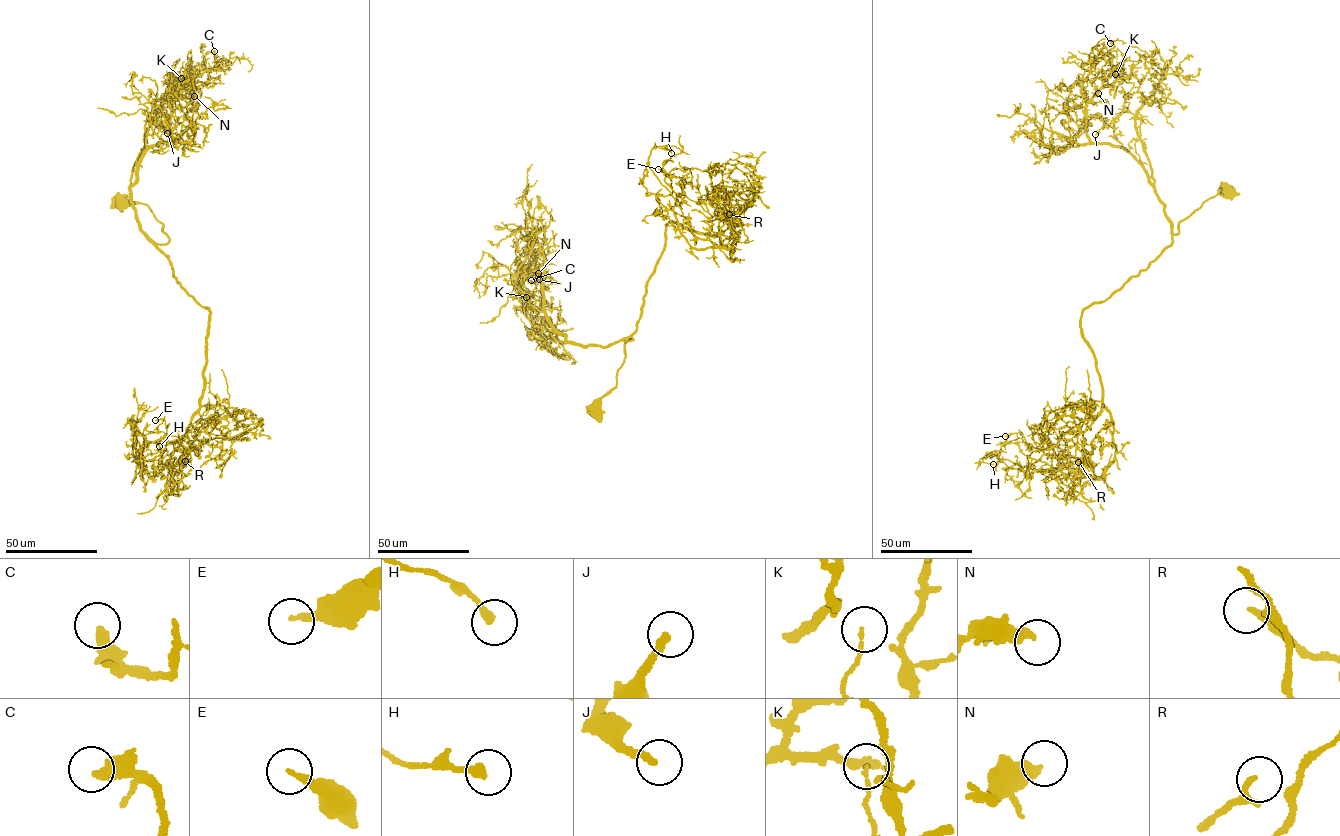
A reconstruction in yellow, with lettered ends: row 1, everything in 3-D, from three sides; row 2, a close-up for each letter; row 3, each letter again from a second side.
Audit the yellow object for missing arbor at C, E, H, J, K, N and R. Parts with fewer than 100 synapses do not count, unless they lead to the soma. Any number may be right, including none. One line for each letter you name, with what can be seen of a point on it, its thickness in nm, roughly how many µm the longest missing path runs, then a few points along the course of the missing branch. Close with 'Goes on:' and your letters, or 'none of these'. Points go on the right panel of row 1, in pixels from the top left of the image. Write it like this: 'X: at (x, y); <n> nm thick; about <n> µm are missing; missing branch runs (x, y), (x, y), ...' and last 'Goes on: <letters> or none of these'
Goes on: none of these

